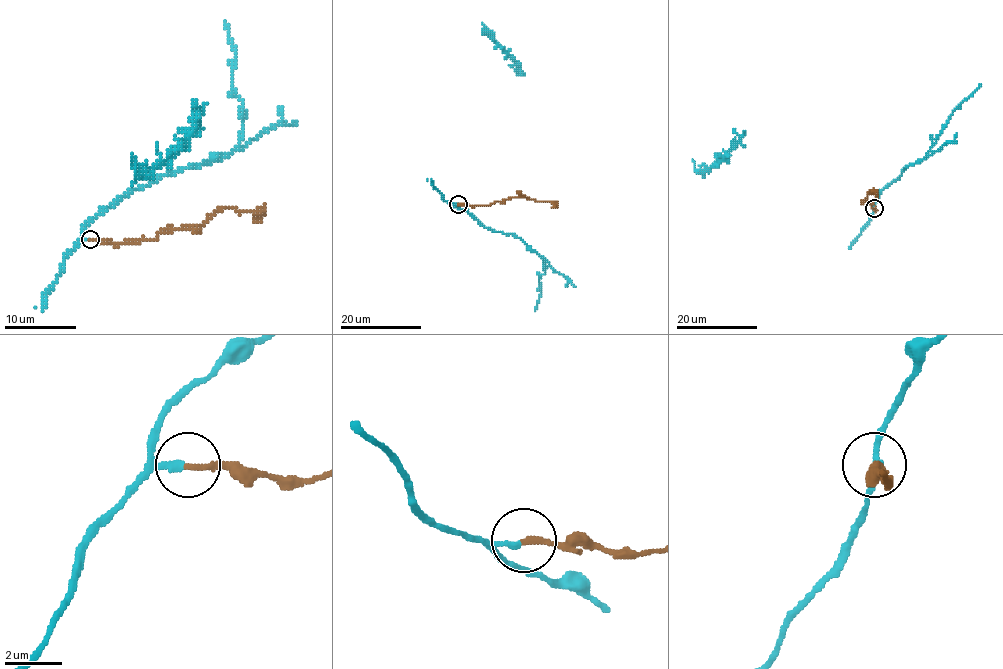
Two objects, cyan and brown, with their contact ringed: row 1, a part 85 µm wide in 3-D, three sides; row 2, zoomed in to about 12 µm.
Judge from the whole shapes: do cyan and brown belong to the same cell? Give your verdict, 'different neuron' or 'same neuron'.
different neuron

